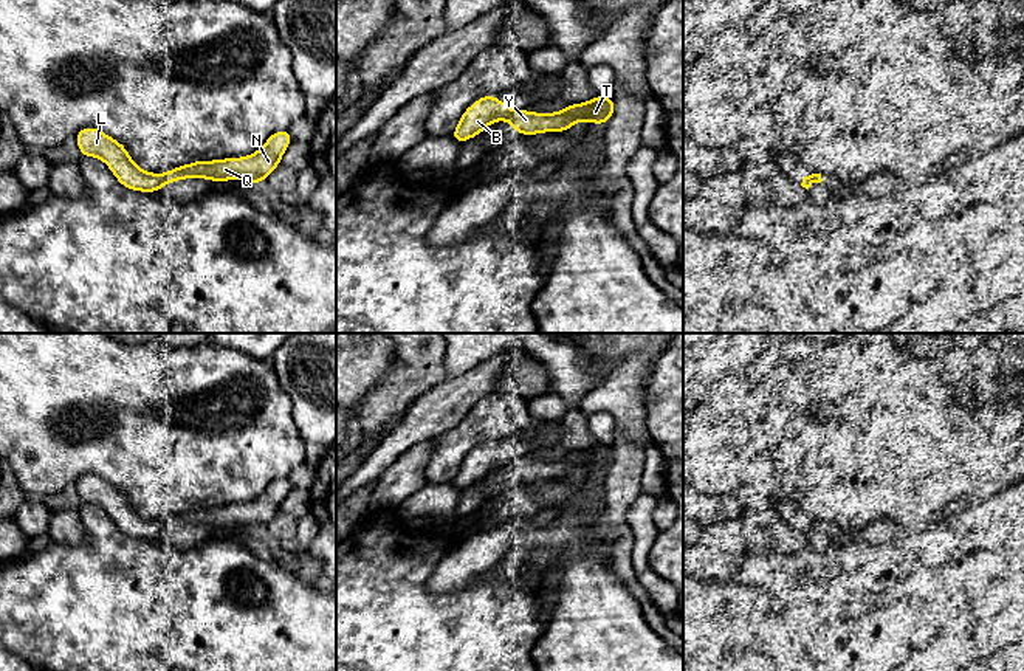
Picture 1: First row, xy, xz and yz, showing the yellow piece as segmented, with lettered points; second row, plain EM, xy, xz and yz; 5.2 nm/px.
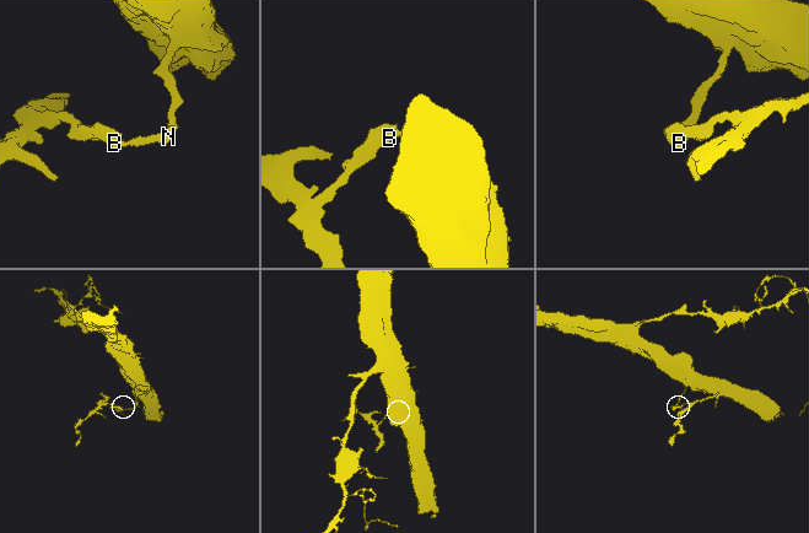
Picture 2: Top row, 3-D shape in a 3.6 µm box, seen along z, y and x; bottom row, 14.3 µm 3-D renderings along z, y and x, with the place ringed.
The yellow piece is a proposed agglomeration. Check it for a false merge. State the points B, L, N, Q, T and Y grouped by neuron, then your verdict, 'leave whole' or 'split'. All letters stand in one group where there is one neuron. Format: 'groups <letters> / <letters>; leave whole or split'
groups B L / N Q T Y; split

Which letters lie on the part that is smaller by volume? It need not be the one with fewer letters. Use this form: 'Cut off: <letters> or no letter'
Cut off: B, L

